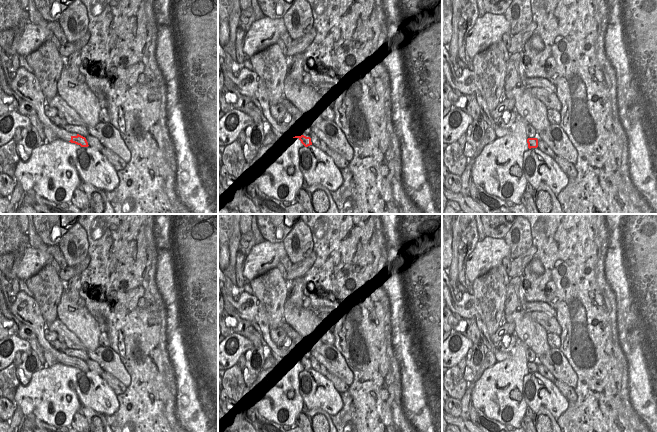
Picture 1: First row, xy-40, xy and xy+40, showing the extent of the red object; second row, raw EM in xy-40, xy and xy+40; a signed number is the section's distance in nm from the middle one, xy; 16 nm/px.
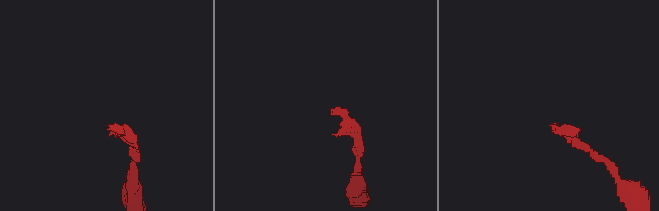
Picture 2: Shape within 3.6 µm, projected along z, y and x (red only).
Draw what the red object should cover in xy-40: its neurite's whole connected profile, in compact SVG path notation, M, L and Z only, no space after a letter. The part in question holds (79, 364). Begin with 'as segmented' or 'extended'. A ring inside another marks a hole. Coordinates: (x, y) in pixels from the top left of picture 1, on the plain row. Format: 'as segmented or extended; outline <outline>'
as segmented; outline M77 358L76 360L71 360L71 364L69 366L80 369L81 371L88 371L89 370L86 362L79 359L79 358Z

